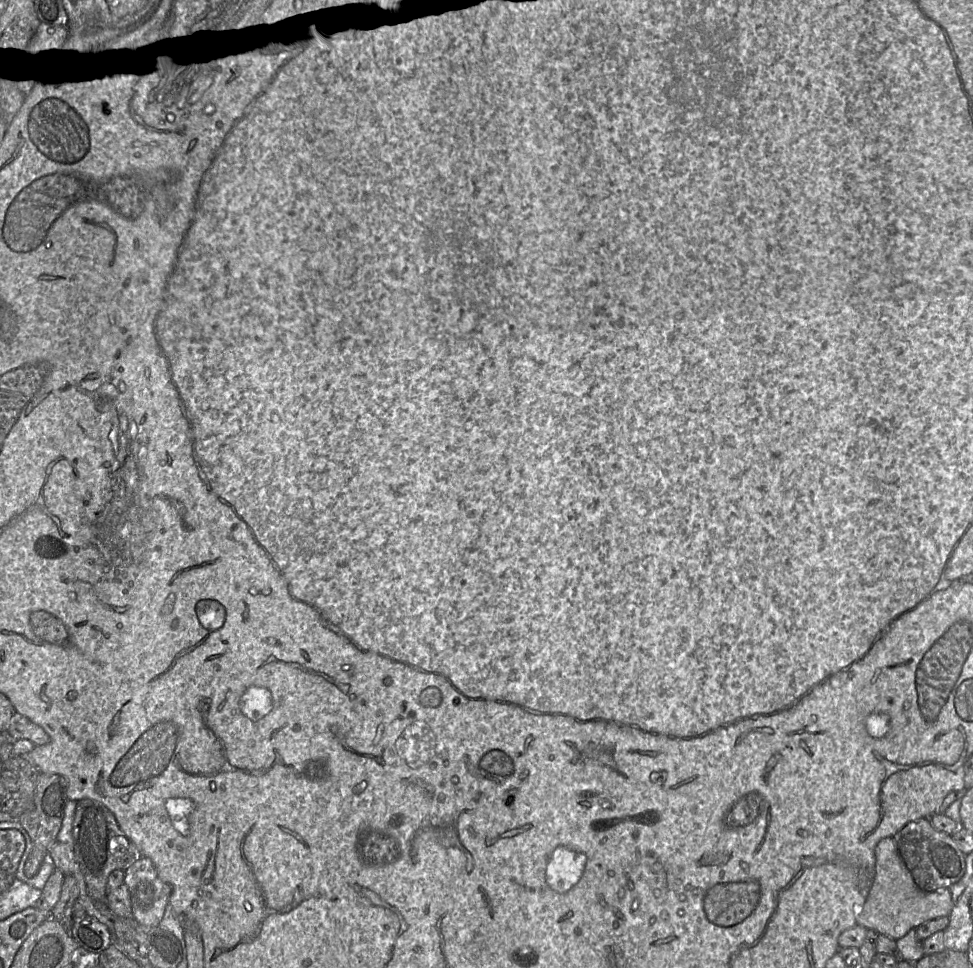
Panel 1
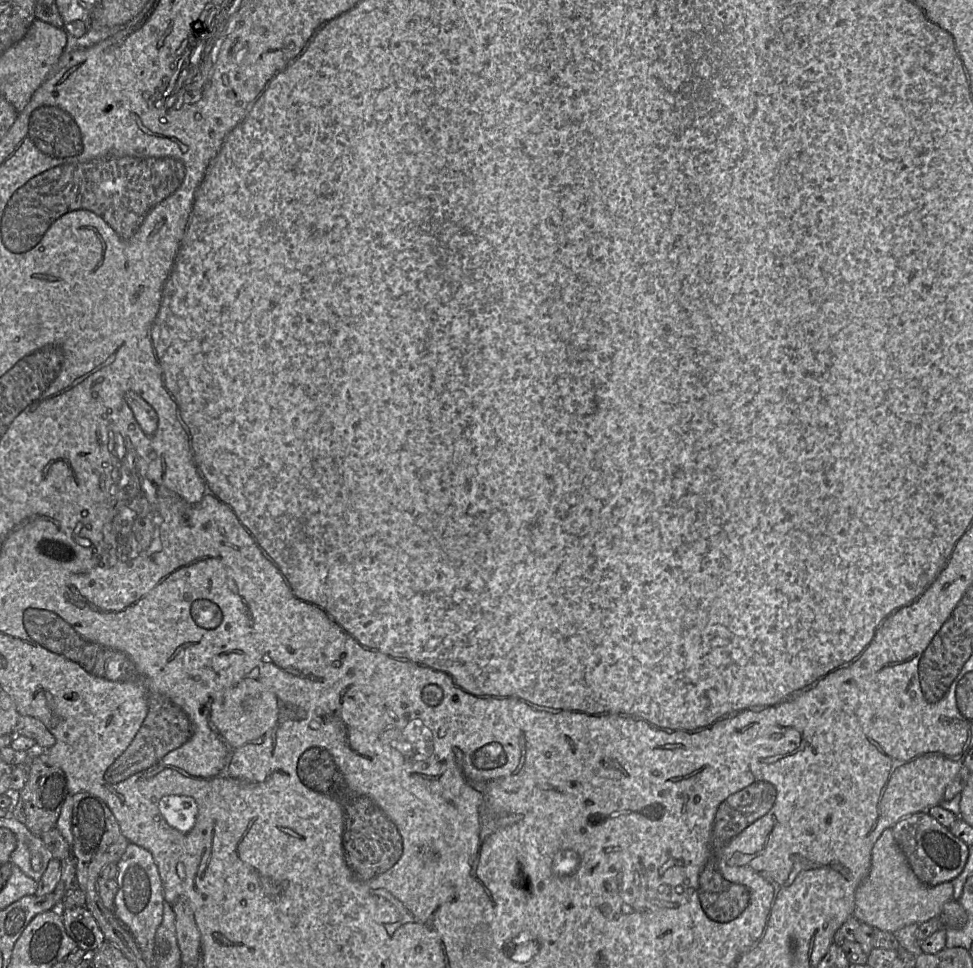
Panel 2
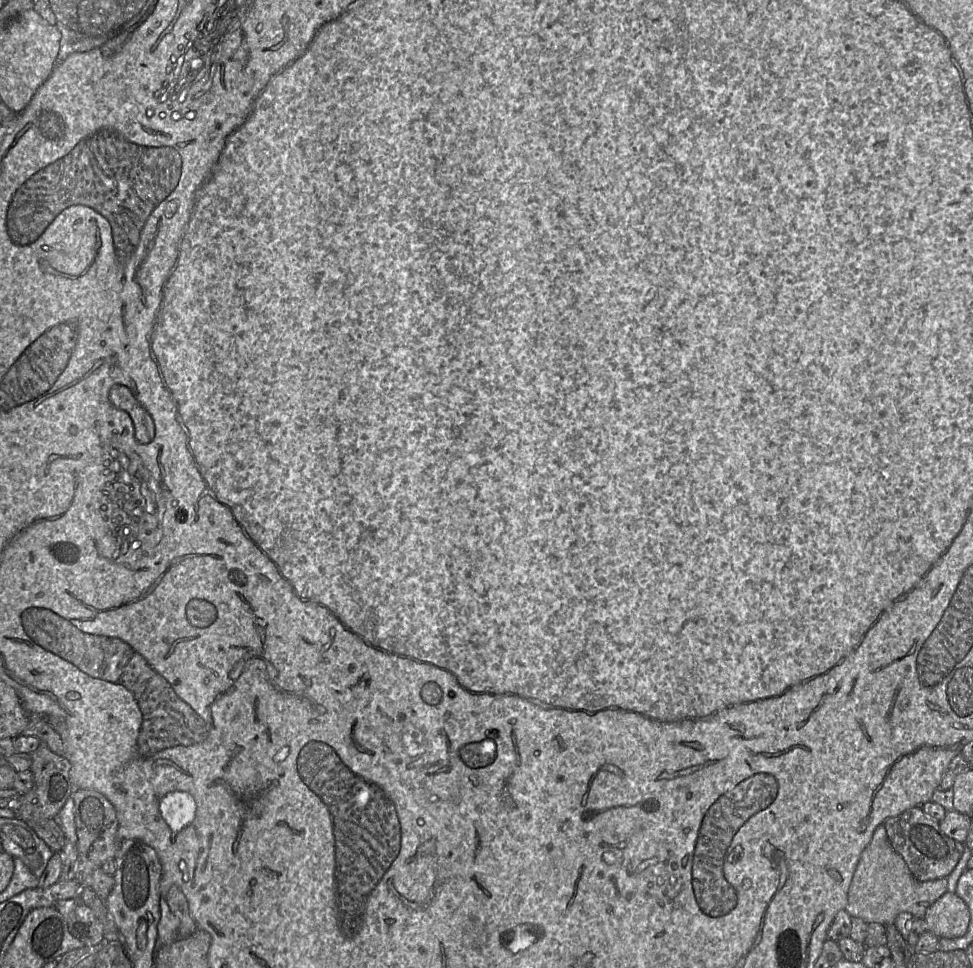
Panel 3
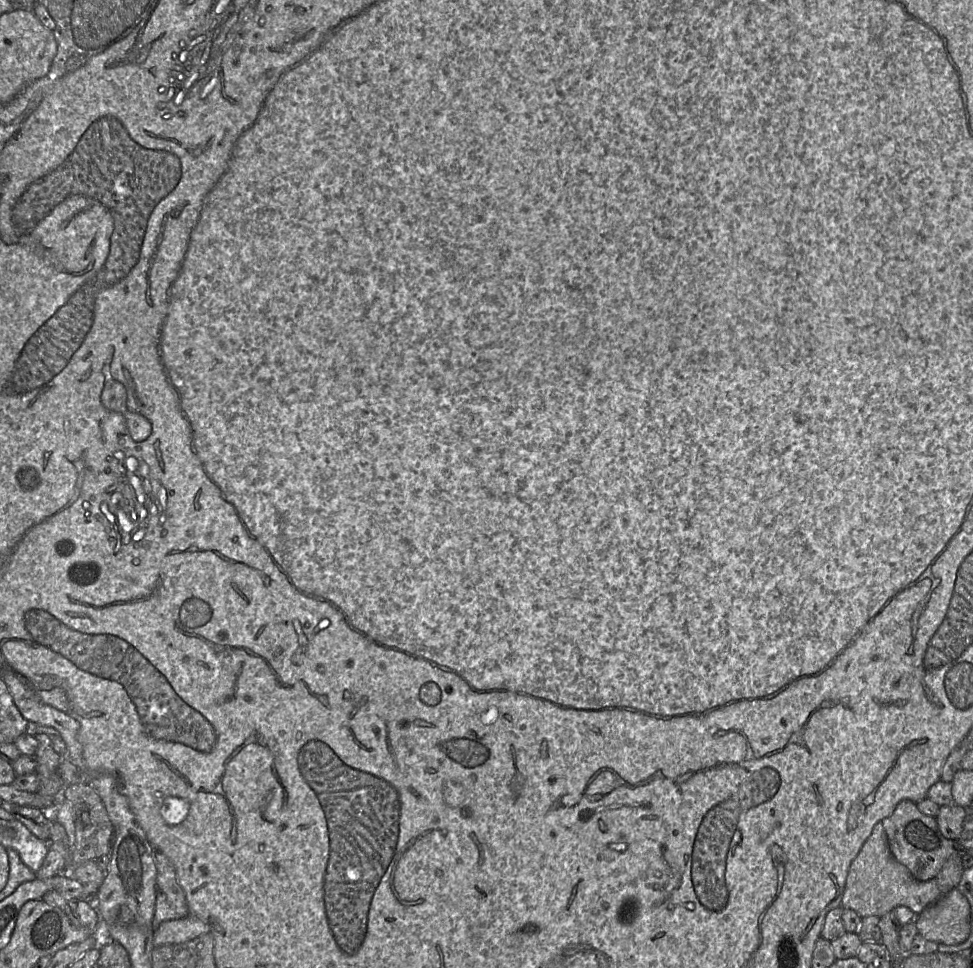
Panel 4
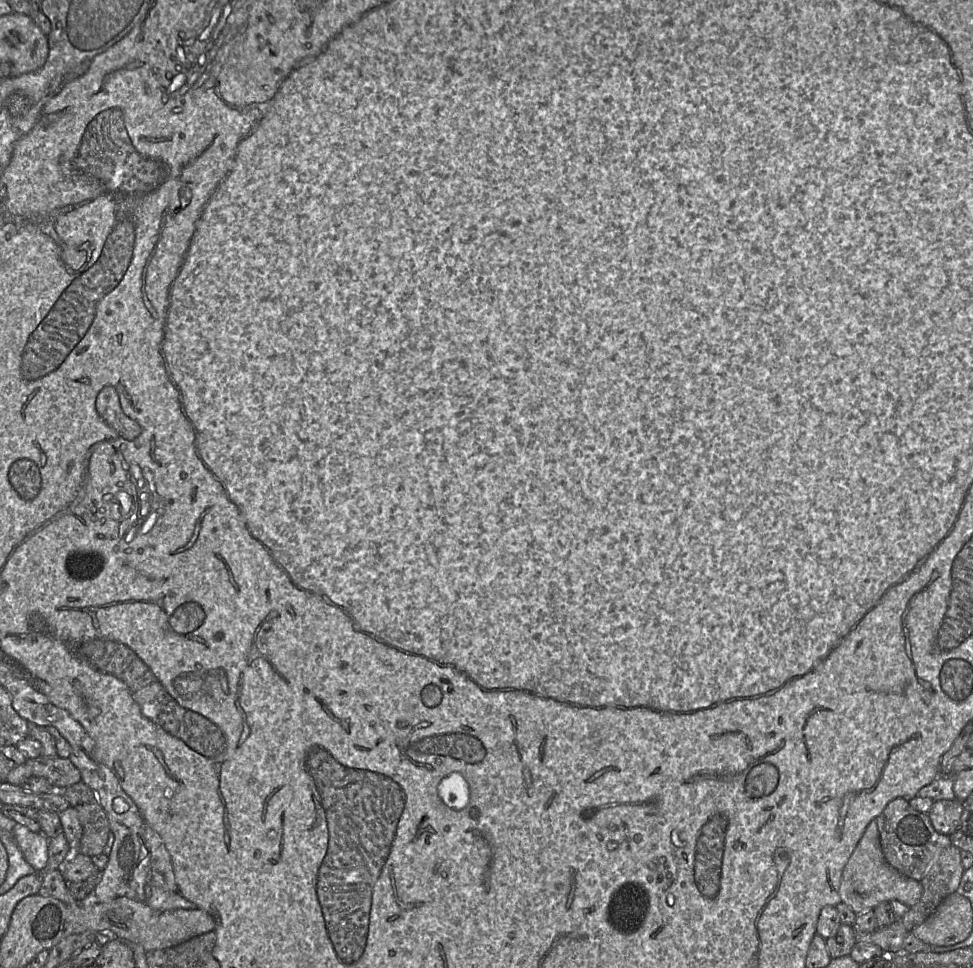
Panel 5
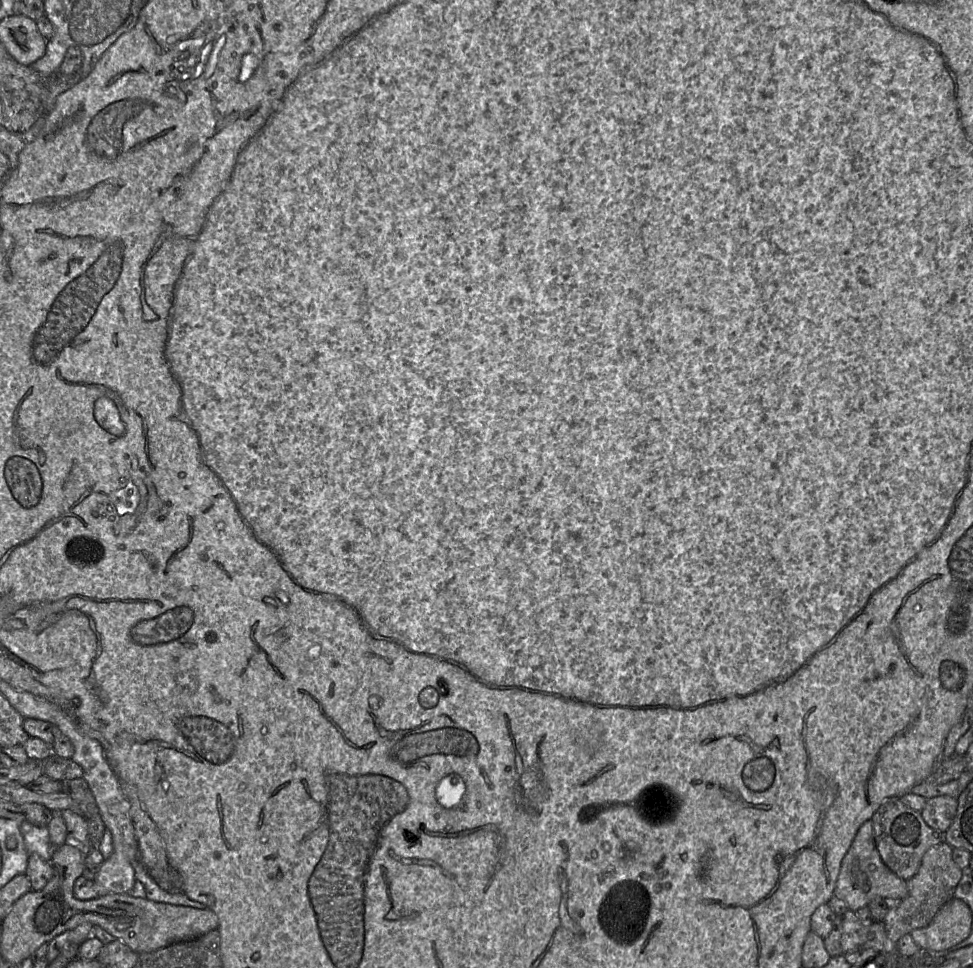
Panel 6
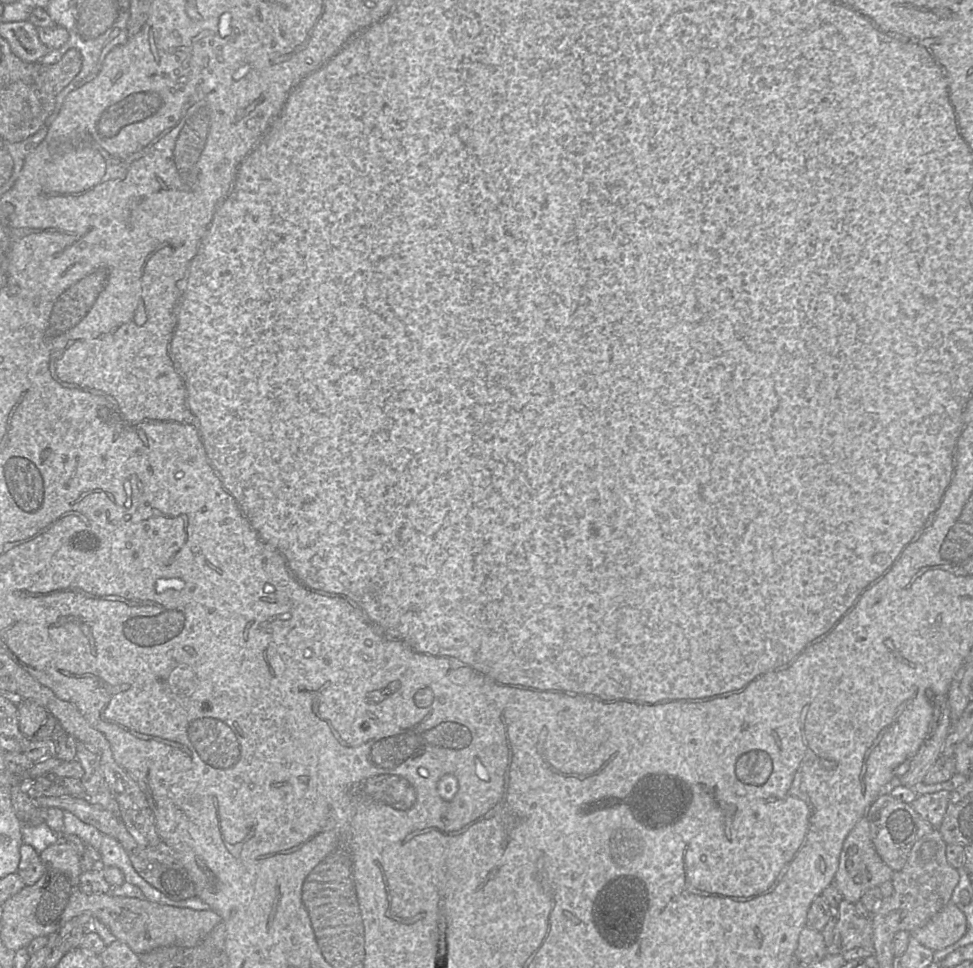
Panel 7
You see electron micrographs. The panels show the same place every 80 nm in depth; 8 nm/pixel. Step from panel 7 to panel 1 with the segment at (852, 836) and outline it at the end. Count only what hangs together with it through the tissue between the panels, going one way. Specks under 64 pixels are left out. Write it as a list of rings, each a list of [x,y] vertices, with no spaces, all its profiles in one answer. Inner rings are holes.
[[[893,837],[878,842],[875,848],[875,880],[869,895],[858,912],[857,923],[895,941],[923,923],[950,915],[954,901],[949,888],[924,891],[915,883],[901,858]]]

